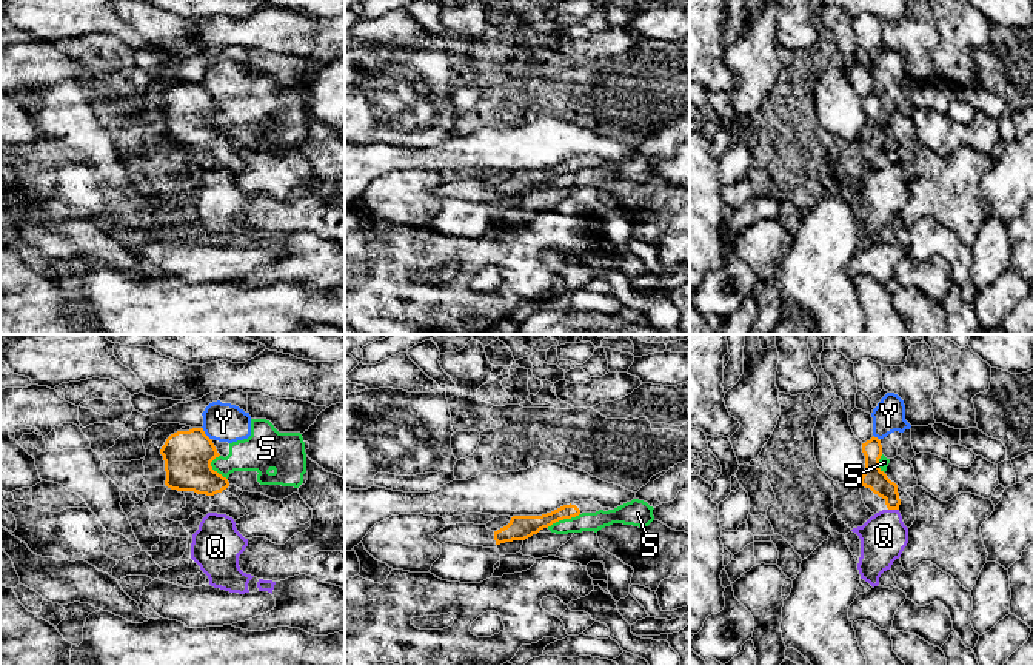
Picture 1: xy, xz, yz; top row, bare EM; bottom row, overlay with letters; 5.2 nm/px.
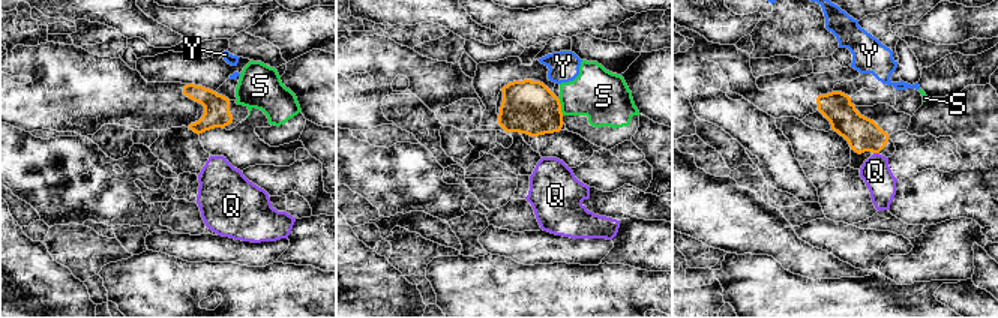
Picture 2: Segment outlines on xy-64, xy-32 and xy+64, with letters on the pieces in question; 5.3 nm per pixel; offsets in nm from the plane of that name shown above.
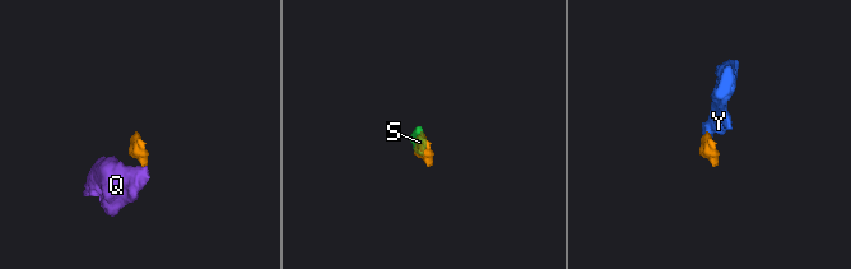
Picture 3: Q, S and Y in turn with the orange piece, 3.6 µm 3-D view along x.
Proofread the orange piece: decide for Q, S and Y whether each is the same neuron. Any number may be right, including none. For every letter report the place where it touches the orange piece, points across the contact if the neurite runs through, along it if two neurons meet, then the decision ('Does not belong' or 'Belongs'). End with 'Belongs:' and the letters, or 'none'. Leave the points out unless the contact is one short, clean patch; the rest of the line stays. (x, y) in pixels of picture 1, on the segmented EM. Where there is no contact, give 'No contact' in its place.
Q: Touches orange at yz (893, 508). Boundary: yz (889, 508), (898, 510). Does not belong
S: Touches orange at xz (562, 519). Boundary: xz (579, 513), (547, 527). Does not belong
Y: Touches orange at xy (203, 433). Boundary: xy (202, 427), (210, 439). Does not belong
Belongs: none

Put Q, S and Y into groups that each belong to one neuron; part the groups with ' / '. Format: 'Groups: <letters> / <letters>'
Groups: Q / S Y

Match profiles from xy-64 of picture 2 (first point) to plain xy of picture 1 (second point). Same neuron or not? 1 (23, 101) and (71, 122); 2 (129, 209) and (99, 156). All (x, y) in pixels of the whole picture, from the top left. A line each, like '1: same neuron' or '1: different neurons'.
1: different neurons
2: different neurons

